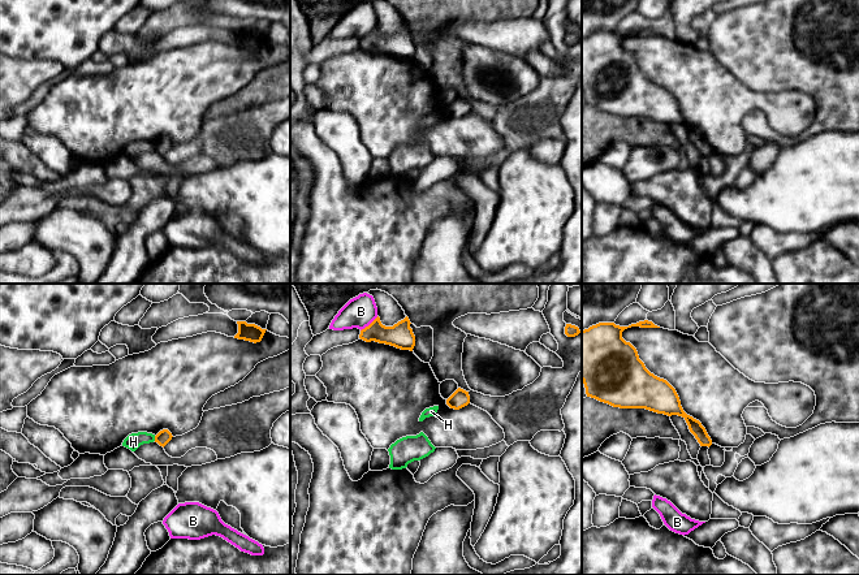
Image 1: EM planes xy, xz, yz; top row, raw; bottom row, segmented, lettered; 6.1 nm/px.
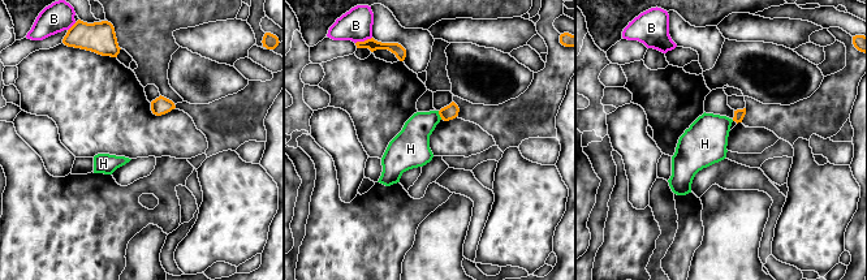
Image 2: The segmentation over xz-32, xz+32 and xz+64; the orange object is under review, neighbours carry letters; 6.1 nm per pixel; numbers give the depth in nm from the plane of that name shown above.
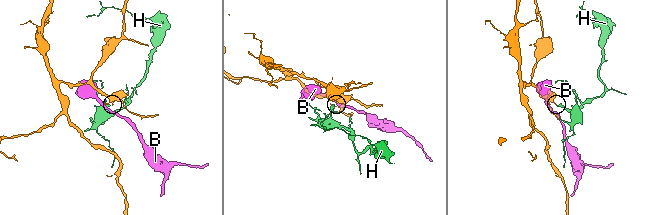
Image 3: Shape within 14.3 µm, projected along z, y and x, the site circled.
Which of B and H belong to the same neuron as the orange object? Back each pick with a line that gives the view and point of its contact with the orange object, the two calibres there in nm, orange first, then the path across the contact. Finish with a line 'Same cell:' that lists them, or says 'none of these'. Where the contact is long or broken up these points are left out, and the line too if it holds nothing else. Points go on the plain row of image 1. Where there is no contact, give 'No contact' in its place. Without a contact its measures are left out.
Same cell: none of these

